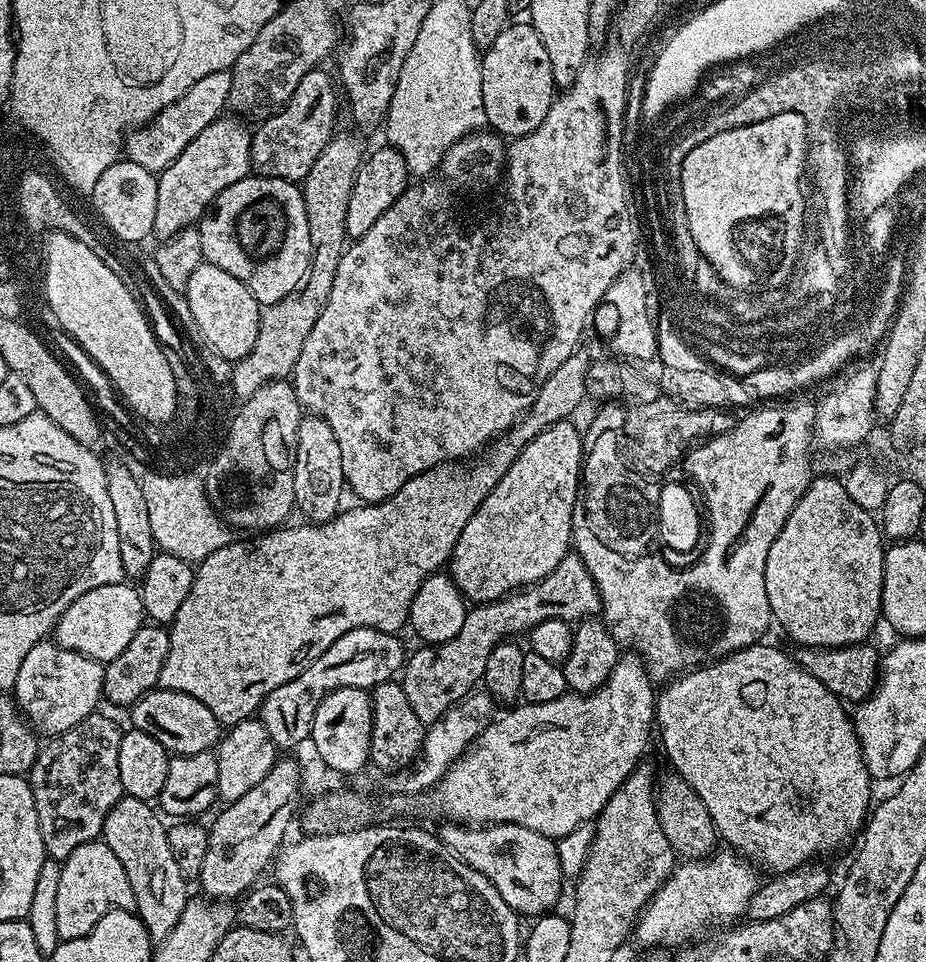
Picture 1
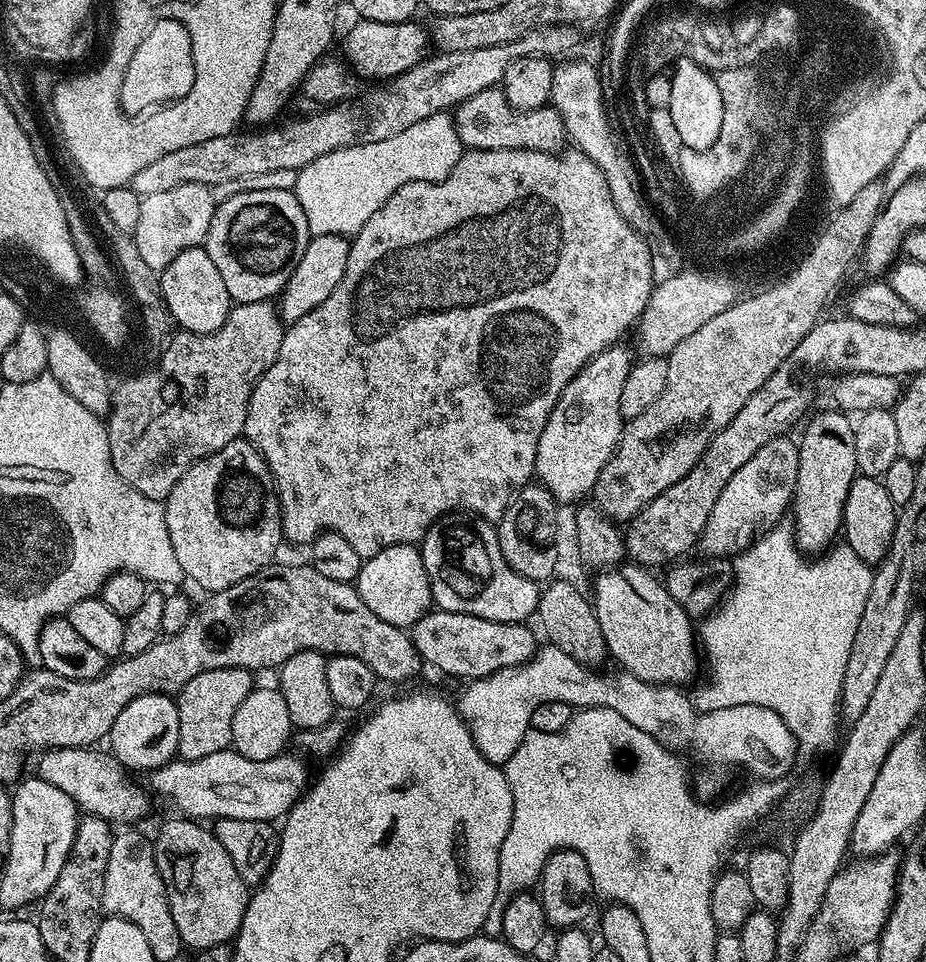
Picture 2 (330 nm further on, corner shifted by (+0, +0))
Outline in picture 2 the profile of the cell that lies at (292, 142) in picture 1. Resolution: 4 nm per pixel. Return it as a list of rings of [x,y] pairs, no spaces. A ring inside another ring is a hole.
[[[357,19],[355,23],[356,25],[344,36],[342,56],[363,79],[365,76],[368,80],[376,80],[372,82],[380,82],[385,78],[401,76],[403,72],[410,70],[419,60],[429,55],[430,36],[425,25],[423,28],[412,20],[374,22]]]

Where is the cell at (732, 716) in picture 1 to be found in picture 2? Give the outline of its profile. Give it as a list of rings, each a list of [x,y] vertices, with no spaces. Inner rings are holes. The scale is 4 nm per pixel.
[[[624,562],[619,567],[599,571],[596,585],[590,591],[592,608],[596,611],[598,626],[602,626],[602,638],[608,643],[608,656],[620,663],[623,671],[634,674],[651,684],[682,686],[696,672],[698,664],[698,636],[694,631],[693,617],[684,611],[665,590],[663,583],[656,580],[649,569],[635,563]]]

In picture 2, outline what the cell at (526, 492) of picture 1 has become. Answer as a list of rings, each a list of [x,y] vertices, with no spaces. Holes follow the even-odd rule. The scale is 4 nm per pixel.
[[[617,342],[610,348],[603,348],[569,382],[542,430],[536,451],[535,475],[556,502],[583,501],[591,493],[598,474],[608,465],[616,443],[620,441],[625,426],[620,415],[622,385],[634,363],[633,349],[622,345]]]

